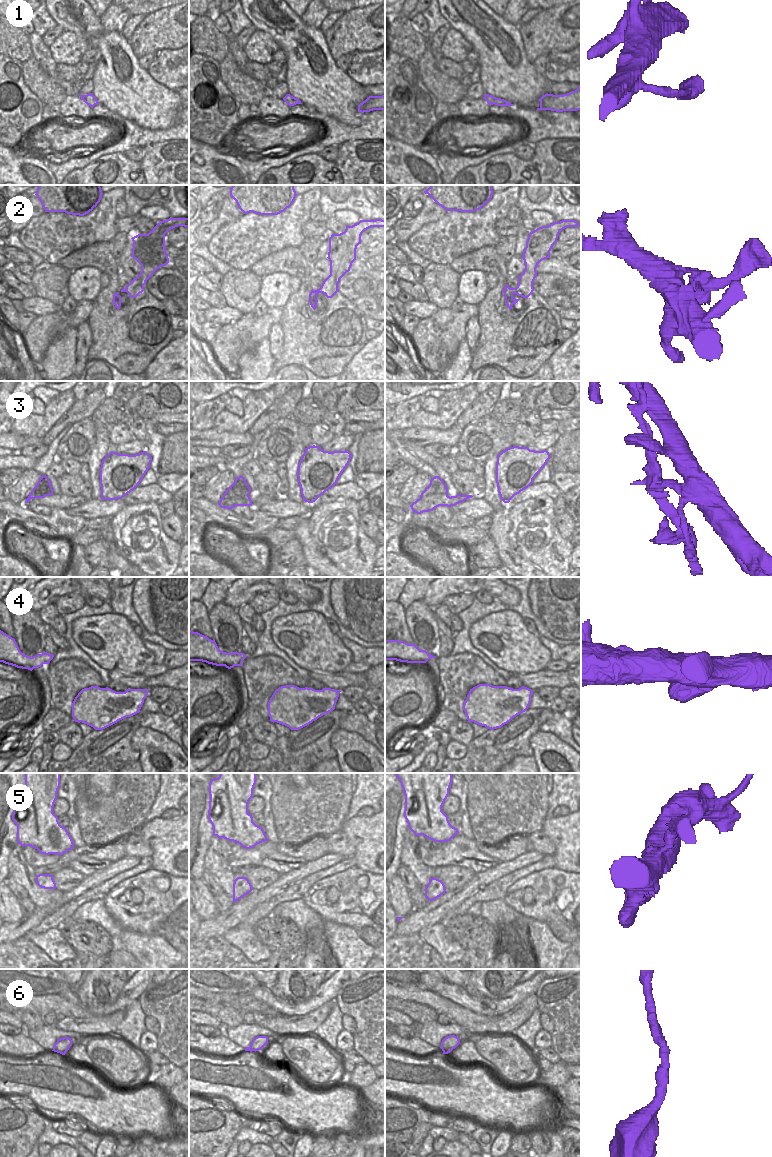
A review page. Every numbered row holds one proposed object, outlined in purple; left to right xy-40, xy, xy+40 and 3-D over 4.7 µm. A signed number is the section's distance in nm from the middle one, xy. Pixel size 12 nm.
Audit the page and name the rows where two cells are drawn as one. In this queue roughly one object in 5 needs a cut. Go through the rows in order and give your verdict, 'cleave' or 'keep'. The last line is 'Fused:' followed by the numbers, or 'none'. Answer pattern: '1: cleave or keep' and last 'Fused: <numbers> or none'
1: keep
2: keep
3: cleave
4: keep
5: keep
6: keep
Fused: 3

